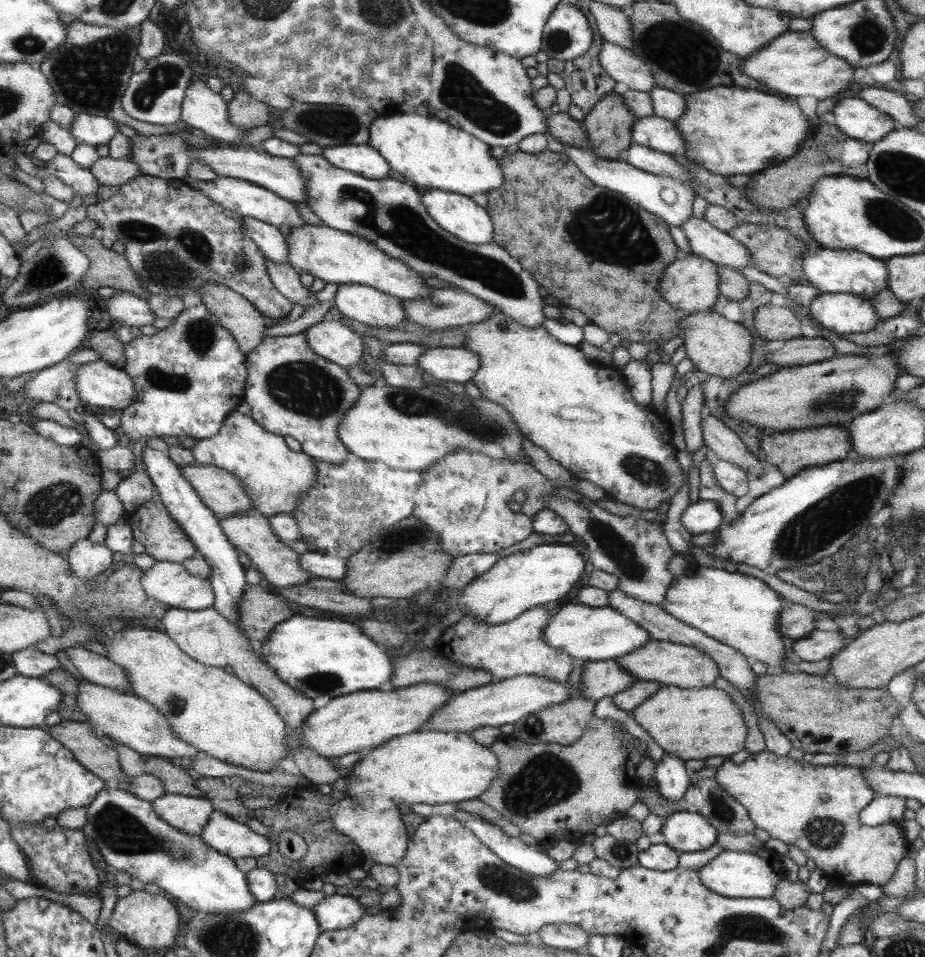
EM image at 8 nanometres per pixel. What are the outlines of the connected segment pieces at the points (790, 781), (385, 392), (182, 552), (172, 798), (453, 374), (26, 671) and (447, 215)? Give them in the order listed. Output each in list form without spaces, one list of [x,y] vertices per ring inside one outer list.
[[[759,750],[757,753],[750,753],[749,756],[740,764],[733,763],[729,758],[725,758],[723,762],[715,768],[715,774],[713,779],[717,781],[717,785],[723,789],[723,791],[727,792],[727,794],[731,795],[737,801],[737,804],[741,805],[748,814],[749,820],[753,822],[755,828],[761,828],[761,830],[765,830],[767,834],[771,838],[777,838],[777,840],[781,840],[781,842],[785,842],[787,846],[792,844],[793,846],[797,846],[801,852],[805,855],[806,858],[811,858],[815,863],[815,866],[819,868],[820,871],[831,880],[838,887],[854,887],[857,885],[875,885],[878,887],[883,886],[891,879],[891,874],[895,873],[895,868],[897,866],[897,862],[903,859],[903,852],[905,852],[905,842],[903,842],[903,838],[899,836],[899,830],[893,826],[893,823],[885,823],[879,826],[865,826],[861,821],[859,814],[864,810],[865,807],[868,806],[869,802],[873,800],[876,796],[876,792],[867,784],[867,781],[861,777],[861,767],[854,767],[850,765],[811,765],[806,761],[795,761],[787,755],[780,757],[777,755],[773,755],[772,752],[767,750]]]
[[[381,383],[360,387],[360,398],[344,415],[338,425],[338,433],[340,442],[349,453],[363,462],[379,461],[391,469],[419,472],[433,467],[441,458],[451,455],[453,450],[483,452],[484,456],[494,460],[517,459],[521,457],[521,444],[526,439],[508,410],[482,397],[478,400],[468,395],[464,398],[457,395],[447,397],[428,387],[410,389]]]
[[[153,494],[151,499],[136,508],[131,513],[130,519],[134,541],[143,545],[144,552],[151,556],[153,560],[181,563],[197,553],[196,546],[189,541],[187,534],[183,532],[180,525],[172,519],[171,514],[164,507],[157,494]]]
[[[163,793],[151,802],[156,816],[168,822],[173,828],[193,835],[201,834],[213,805],[205,798],[193,798],[180,794]]]
[[[425,347],[417,356],[415,367],[421,368],[439,381],[465,383],[471,381],[476,374],[480,359],[476,353],[463,347]]]
[[[35,646],[12,653],[18,675],[41,680],[55,670],[62,670],[63,664],[56,655],[45,654]]]
[[[429,190],[420,201],[428,215],[441,228],[469,244],[489,244],[493,240],[493,223],[485,208],[479,208],[467,196]]]

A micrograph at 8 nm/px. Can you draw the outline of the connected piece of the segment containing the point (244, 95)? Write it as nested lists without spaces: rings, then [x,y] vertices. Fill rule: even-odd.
[[[235,88],[228,102],[229,120],[242,129],[265,125],[271,116],[270,106],[255,99],[253,95]]]

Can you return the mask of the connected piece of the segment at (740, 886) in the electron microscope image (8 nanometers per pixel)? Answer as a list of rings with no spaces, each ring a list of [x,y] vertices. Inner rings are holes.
[[[768,848],[755,853],[721,850],[705,866],[697,869],[700,881],[710,892],[729,899],[759,899],[773,897],[778,881],[783,878],[782,857]]]

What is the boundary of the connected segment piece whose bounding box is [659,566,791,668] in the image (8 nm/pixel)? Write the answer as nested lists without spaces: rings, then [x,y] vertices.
[[[698,567],[693,574],[683,574],[669,584],[664,600],[659,607],[665,609],[673,618],[688,624],[717,642],[726,644],[740,652],[748,661],[761,662],[765,667],[779,668],[783,664],[783,656],[787,655],[791,640],[783,638],[777,629],[777,618],[781,610],[783,598],[761,580],[743,573],[727,572],[714,567]]]

